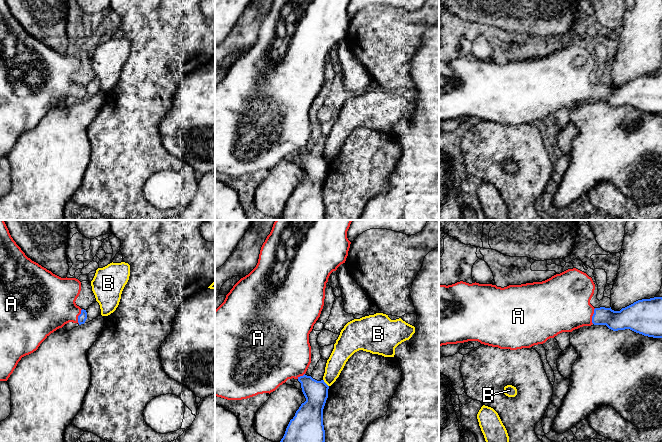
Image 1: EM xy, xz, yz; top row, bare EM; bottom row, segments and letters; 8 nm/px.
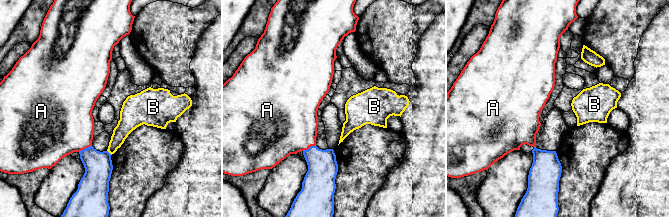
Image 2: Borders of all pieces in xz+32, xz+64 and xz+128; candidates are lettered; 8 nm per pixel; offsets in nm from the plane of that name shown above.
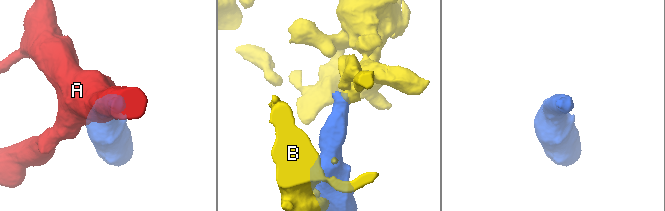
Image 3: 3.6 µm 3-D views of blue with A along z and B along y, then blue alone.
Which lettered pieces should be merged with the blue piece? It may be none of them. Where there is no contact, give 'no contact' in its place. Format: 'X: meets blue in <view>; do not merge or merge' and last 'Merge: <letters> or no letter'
A: meets blue in yz; merge
B: meets blue in xz; do not merge
Merge: A

